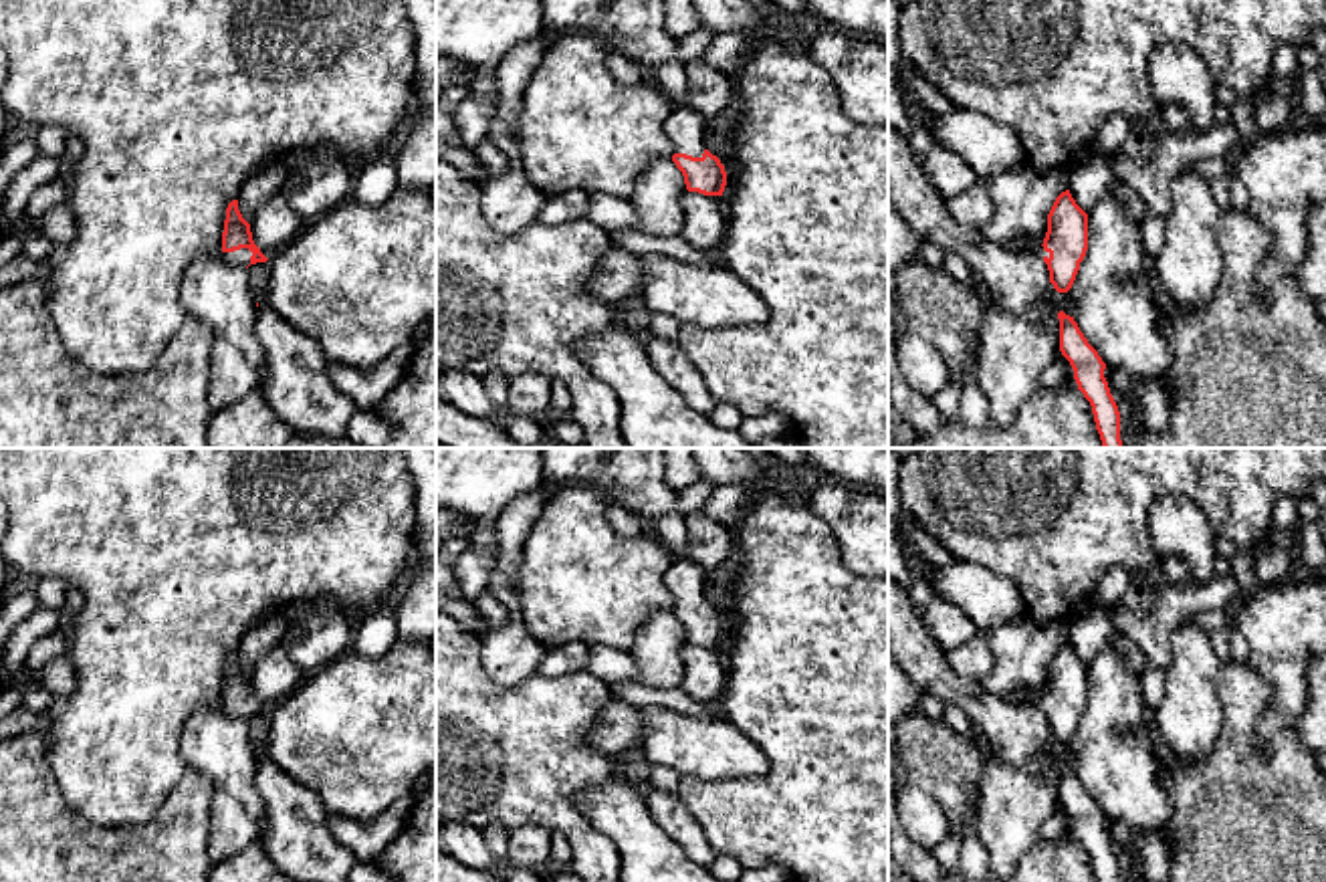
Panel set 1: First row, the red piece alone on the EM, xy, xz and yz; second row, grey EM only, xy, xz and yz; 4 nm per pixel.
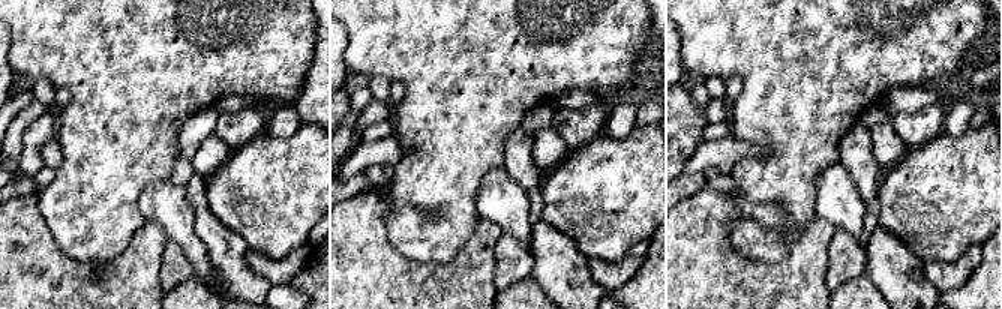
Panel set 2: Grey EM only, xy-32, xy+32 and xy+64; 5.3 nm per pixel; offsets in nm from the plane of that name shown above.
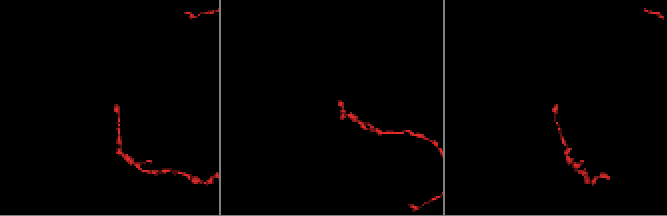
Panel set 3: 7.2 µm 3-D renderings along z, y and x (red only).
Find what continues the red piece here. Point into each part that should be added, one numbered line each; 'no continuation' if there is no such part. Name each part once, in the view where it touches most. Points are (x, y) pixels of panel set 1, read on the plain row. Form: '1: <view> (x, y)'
1: xy (241, 709)

